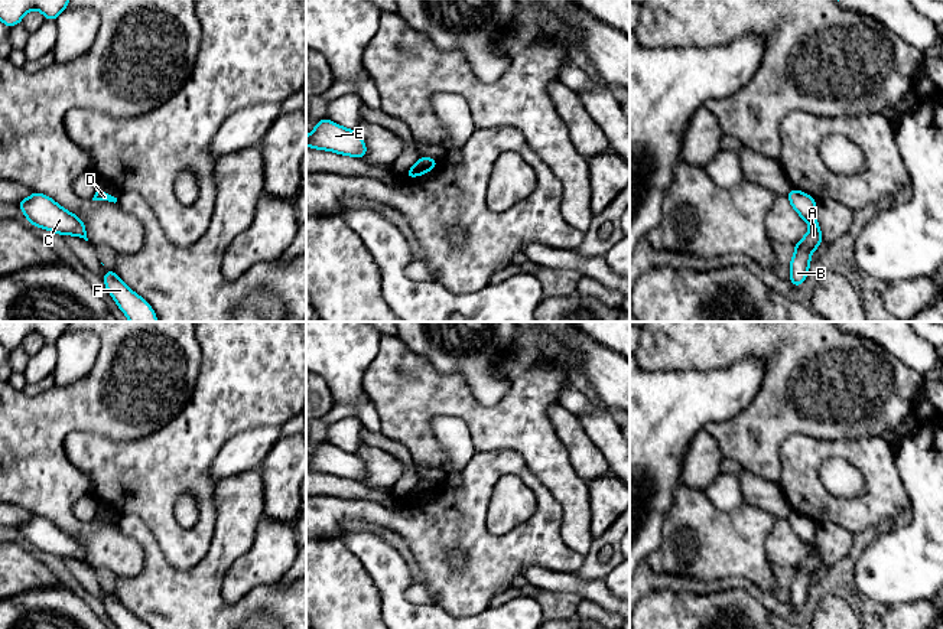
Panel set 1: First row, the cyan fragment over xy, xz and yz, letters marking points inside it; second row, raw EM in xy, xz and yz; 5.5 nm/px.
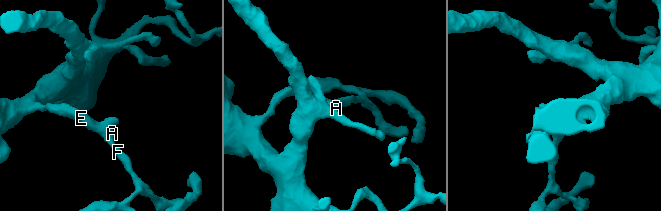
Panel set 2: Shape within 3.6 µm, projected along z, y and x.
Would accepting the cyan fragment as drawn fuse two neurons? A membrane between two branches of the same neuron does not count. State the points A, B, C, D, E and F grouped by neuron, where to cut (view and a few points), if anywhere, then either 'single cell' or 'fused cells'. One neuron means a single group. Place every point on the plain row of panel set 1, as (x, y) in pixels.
groups A B C D E F; cut none; single cell

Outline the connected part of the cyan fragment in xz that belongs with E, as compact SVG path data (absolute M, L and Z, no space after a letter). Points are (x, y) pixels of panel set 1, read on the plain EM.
M323 441L319 443L313 454L306 459L306 469L316 473L329 473L342 479L364 482L367 469L364 462L354 453Z

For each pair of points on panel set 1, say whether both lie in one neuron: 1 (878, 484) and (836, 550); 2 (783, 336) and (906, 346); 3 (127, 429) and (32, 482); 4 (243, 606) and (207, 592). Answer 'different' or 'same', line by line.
1: different
2: different
3: same
4: same

